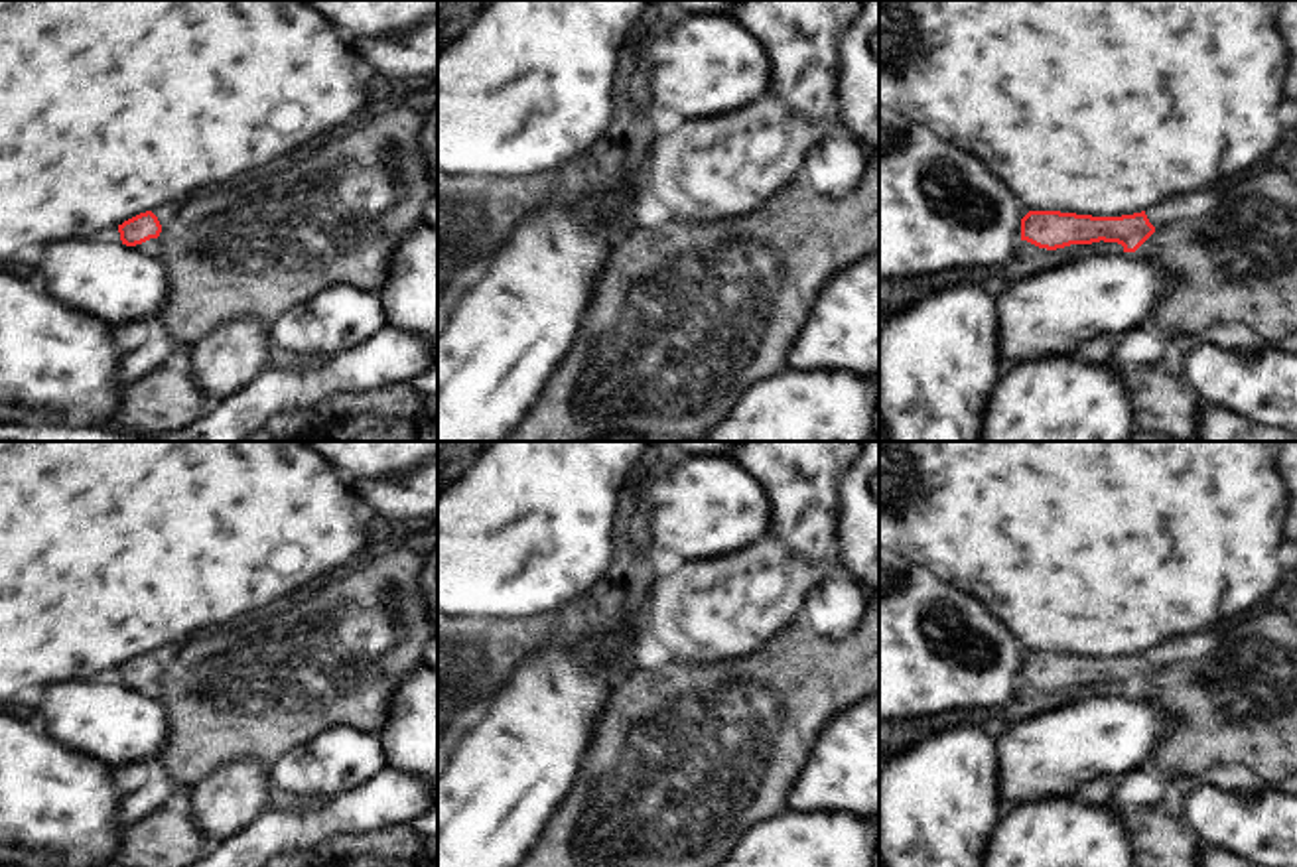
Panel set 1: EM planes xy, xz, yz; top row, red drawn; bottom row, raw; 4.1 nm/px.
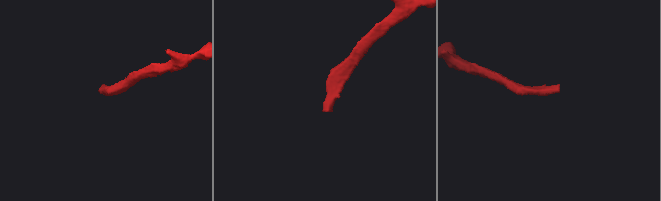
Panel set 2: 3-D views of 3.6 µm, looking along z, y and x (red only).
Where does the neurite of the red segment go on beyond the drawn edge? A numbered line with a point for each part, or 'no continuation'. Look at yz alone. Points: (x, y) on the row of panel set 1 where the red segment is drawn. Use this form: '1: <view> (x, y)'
no continuation.

